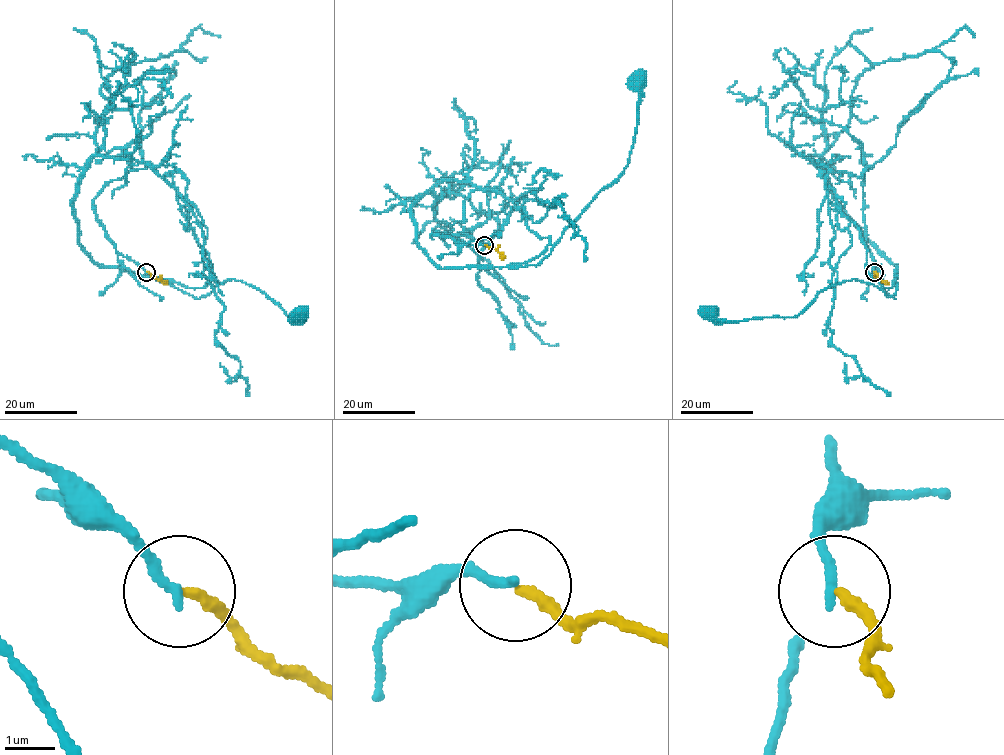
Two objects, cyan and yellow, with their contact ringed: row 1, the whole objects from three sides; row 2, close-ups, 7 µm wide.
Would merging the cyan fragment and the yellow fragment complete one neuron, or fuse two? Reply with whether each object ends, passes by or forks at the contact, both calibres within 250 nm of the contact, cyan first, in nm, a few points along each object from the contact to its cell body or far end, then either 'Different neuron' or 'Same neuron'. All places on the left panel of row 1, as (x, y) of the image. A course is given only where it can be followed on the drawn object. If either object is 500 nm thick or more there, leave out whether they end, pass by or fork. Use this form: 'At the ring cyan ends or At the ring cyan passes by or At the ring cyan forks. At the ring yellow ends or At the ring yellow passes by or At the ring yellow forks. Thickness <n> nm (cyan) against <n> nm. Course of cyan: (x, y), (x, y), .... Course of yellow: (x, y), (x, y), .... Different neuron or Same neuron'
At the ring cyan ends. At the ring yellow ends. Thickness 200 nm (cyan) against 200 nm. Course of cyan: (146, 272), (93, 199), (153, 166), (187, 182), (212, 270), (174, 286), (234, 279), (299, 310). Course of yellow: (146, 272), (167, 284). Different neuron

